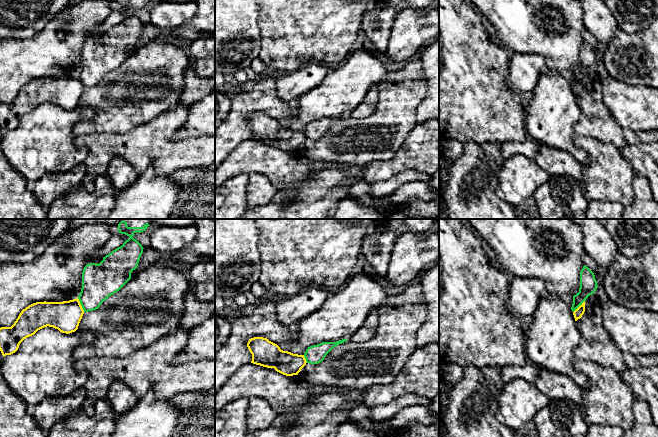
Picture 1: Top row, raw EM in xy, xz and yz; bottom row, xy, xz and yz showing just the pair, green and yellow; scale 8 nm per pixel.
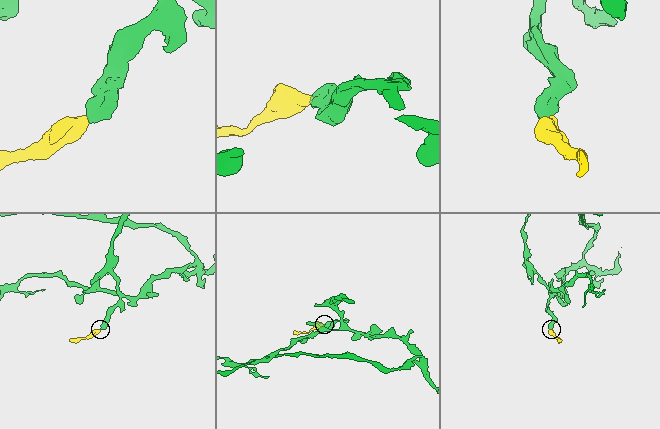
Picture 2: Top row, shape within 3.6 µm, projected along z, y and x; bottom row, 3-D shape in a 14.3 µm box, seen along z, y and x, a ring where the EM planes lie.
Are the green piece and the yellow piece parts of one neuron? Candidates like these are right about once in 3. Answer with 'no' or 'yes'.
no

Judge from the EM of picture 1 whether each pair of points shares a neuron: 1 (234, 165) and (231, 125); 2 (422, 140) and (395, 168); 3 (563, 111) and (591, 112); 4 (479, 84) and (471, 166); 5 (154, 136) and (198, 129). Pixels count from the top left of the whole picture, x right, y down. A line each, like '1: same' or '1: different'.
1: different
2: same
3: different
4: different
5: different

